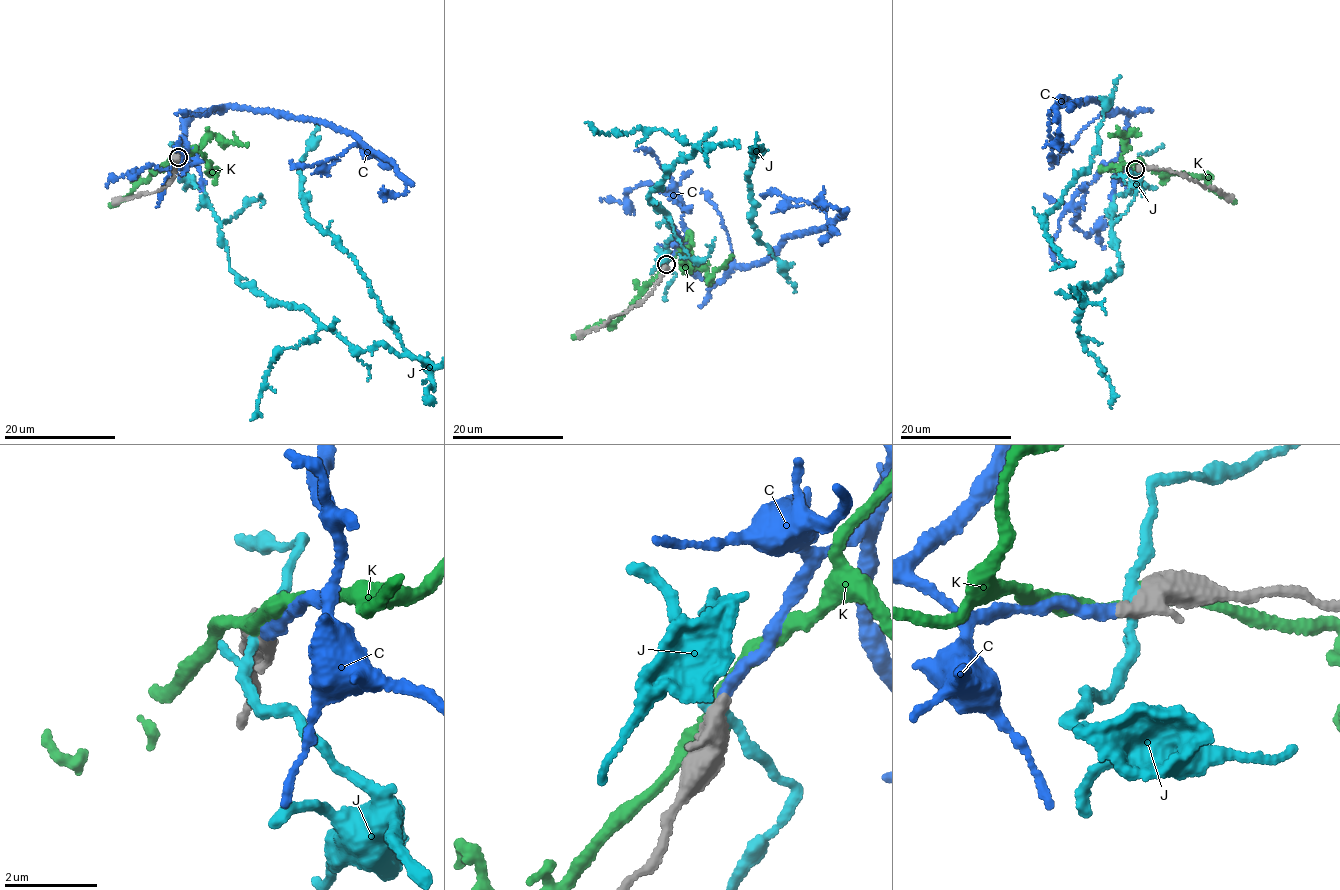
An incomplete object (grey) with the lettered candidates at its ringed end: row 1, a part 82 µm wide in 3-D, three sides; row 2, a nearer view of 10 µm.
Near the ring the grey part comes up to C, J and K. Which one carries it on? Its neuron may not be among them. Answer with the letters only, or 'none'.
C

